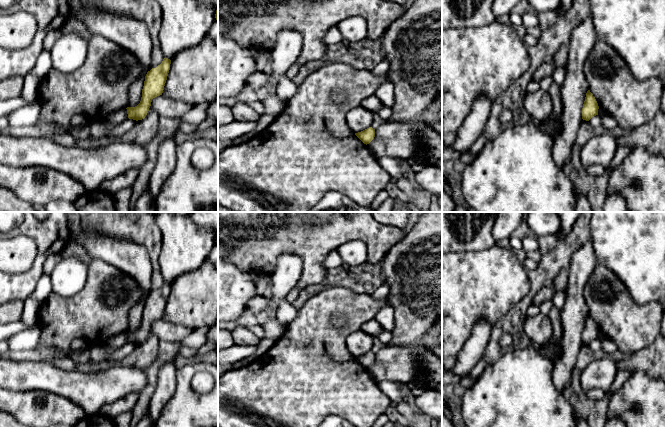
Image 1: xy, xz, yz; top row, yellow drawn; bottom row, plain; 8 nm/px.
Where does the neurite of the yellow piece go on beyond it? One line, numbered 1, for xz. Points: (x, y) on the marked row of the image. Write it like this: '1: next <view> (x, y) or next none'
1: next none

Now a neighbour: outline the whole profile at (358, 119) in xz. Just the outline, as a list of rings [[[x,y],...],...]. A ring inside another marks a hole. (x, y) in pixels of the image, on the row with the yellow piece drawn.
[[[362,106],[352,108],[346,114],[346,122],[354,133],[361,132],[371,127],[373,118],[374,113]]]

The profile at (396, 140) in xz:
[[[385,122],[378,127],[374,139],[367,147],[378,159],[383,156],[407,159],[416,150],[410,125],[392,122]]]

